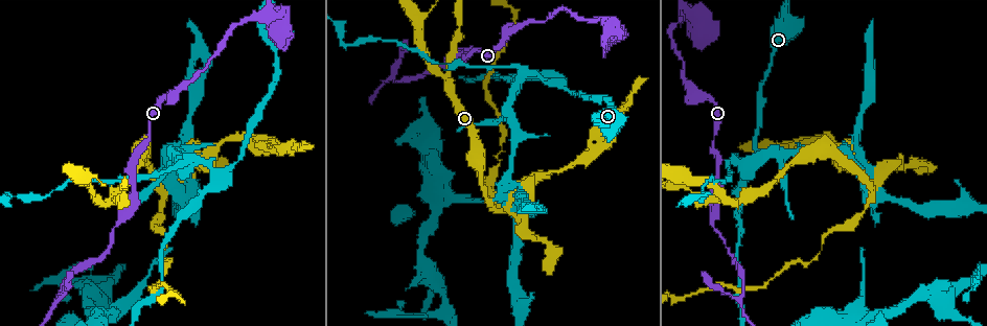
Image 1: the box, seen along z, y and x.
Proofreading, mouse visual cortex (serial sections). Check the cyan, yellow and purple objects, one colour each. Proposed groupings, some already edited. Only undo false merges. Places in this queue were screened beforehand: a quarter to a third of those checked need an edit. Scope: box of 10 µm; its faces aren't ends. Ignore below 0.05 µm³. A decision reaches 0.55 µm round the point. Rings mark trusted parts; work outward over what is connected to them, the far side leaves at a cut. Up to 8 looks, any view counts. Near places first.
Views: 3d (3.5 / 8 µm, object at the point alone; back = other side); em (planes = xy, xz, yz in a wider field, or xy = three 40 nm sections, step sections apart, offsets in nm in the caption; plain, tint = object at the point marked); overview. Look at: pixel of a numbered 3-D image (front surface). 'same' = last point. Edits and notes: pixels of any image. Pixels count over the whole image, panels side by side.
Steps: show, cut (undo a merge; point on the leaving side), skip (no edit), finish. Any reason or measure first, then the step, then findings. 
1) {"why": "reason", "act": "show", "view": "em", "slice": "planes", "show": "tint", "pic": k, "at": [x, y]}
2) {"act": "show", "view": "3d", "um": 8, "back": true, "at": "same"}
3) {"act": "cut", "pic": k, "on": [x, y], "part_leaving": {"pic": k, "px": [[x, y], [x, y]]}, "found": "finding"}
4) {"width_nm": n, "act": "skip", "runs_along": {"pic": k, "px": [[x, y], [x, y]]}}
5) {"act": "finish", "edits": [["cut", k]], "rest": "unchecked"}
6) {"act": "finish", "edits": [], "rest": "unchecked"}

{"why": "arms part here", "act": "show", "view": "3d", "um": 8, "pic": 1, "at": [739, 201]}

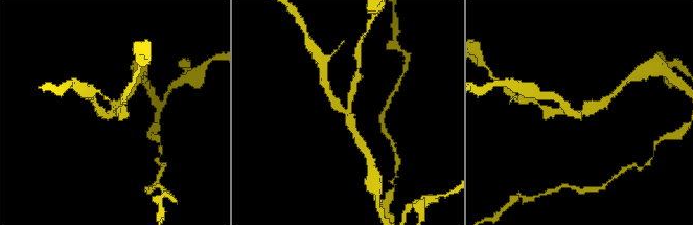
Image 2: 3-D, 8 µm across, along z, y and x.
{"why": "zoom in", "act": "show", "view": "3d", "um": 3.5, "at": "same"}

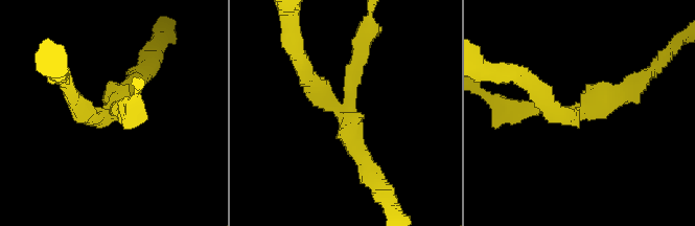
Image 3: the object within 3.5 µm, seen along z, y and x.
{"arms": 3, "arm_widths_nm": [200, 300, 300], "act": "show", "view": "em", "slice": "xy", "step": 5, "show": "tint", "pic": 3, "at": [580, 114]}

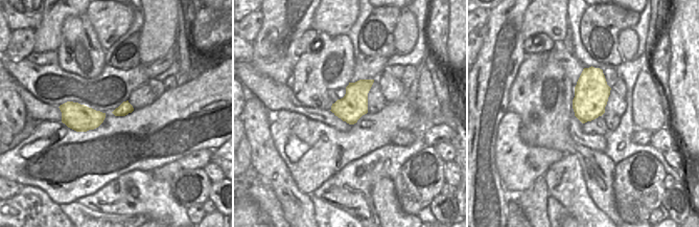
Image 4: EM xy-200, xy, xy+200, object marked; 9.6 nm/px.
{"act": "cut", "pic": 3, "on": [534, 111], "part_leaving": {"pic": 3, "px": [[349, 108], [352, 65], [369, 22]]}, "found": "two cells meet here"}

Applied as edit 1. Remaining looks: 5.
{"why": "redraw", "act": "show", "view": "overview"}

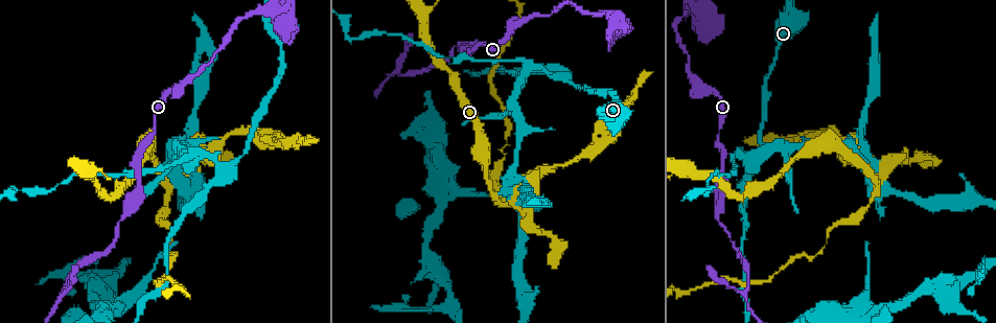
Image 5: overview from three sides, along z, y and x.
{"why": "a fork", "act": "show", "view": "3d", "um": 3.5, "pic": 5, "at": [230, 170]}

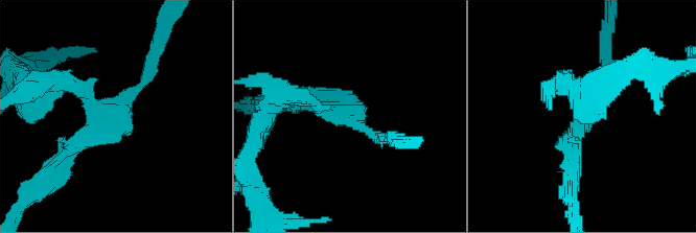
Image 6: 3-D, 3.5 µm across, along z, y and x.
{"act": "show", "view": "em", "slice": "xy", "step": 1, "show": "tint", "pic": 6, "at": [348, 116]}

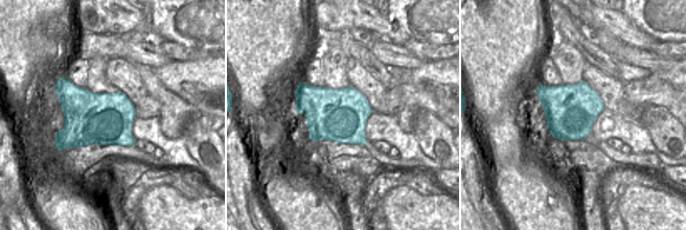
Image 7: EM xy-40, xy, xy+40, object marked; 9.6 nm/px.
{"arms": 3, "act": "cut", "pic": 6, "on": [56, 82], "part_leaving": {"pic": 6, "px": [[84, 91], [45, 82], [29, 95]]}, "found": "a second cell is stuck on"}

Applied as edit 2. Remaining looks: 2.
{"act": "finish", "edits": [["cut", 3], ["cut", 6]], "rest": "unchecked"}

